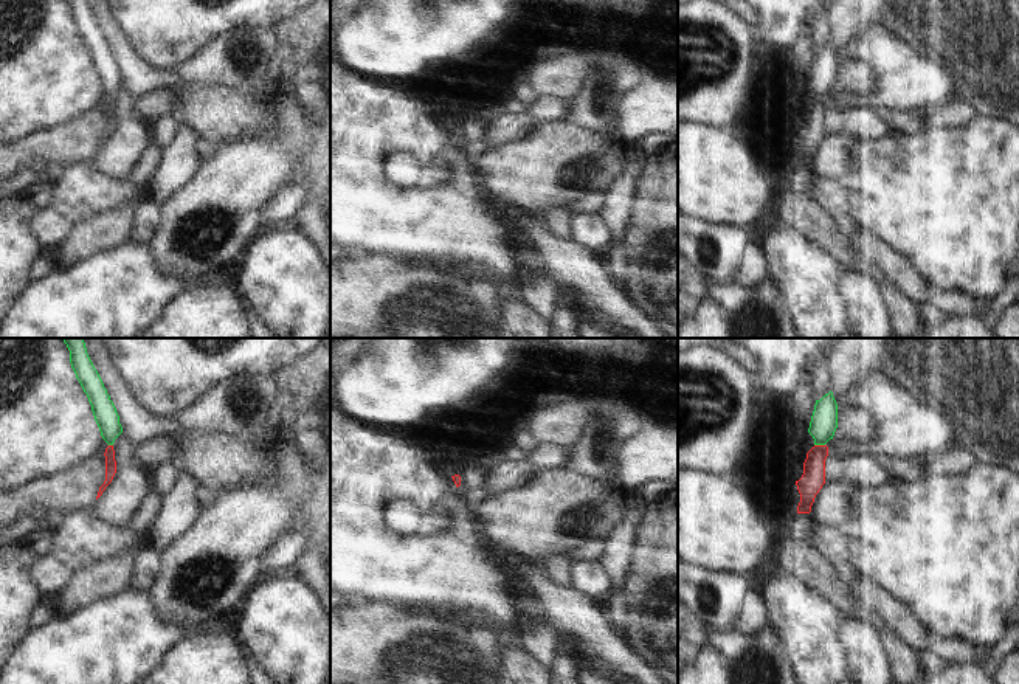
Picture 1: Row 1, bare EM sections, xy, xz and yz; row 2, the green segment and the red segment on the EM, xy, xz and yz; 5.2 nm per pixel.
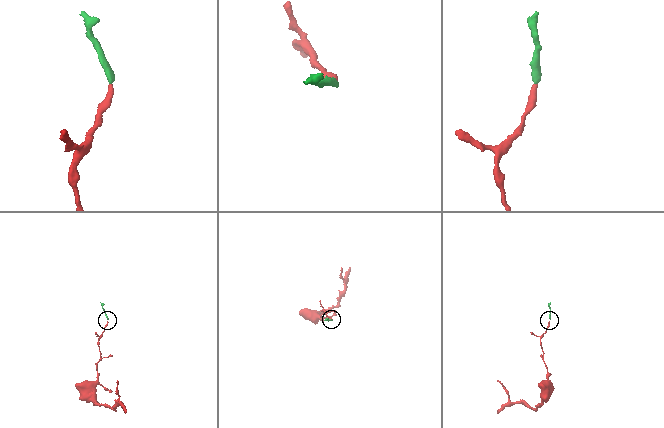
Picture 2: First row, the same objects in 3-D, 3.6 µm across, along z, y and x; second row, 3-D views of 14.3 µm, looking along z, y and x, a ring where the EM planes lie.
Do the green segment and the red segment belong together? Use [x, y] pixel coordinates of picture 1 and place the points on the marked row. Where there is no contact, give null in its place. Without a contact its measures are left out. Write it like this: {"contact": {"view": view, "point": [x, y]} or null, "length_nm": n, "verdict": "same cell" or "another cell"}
{"contact": {"view": "yz", "point": [819, 444]}, "length_nm": 60, "verdict": "same cell"}

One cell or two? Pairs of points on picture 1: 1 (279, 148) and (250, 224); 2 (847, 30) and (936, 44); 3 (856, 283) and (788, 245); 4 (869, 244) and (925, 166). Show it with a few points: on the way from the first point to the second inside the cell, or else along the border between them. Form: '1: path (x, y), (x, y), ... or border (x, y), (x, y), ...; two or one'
1: path (261, 166), (250, 177), (250, 205); one
2: path (869, 16), (908, 16), (914, 22); one
3: border (841, 270), (841, 300), (847, 310); two
4: border (860, 225), (870, 230), (905, 258); two

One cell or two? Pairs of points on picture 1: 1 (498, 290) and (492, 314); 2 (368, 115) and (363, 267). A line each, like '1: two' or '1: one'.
1: one
2: two

